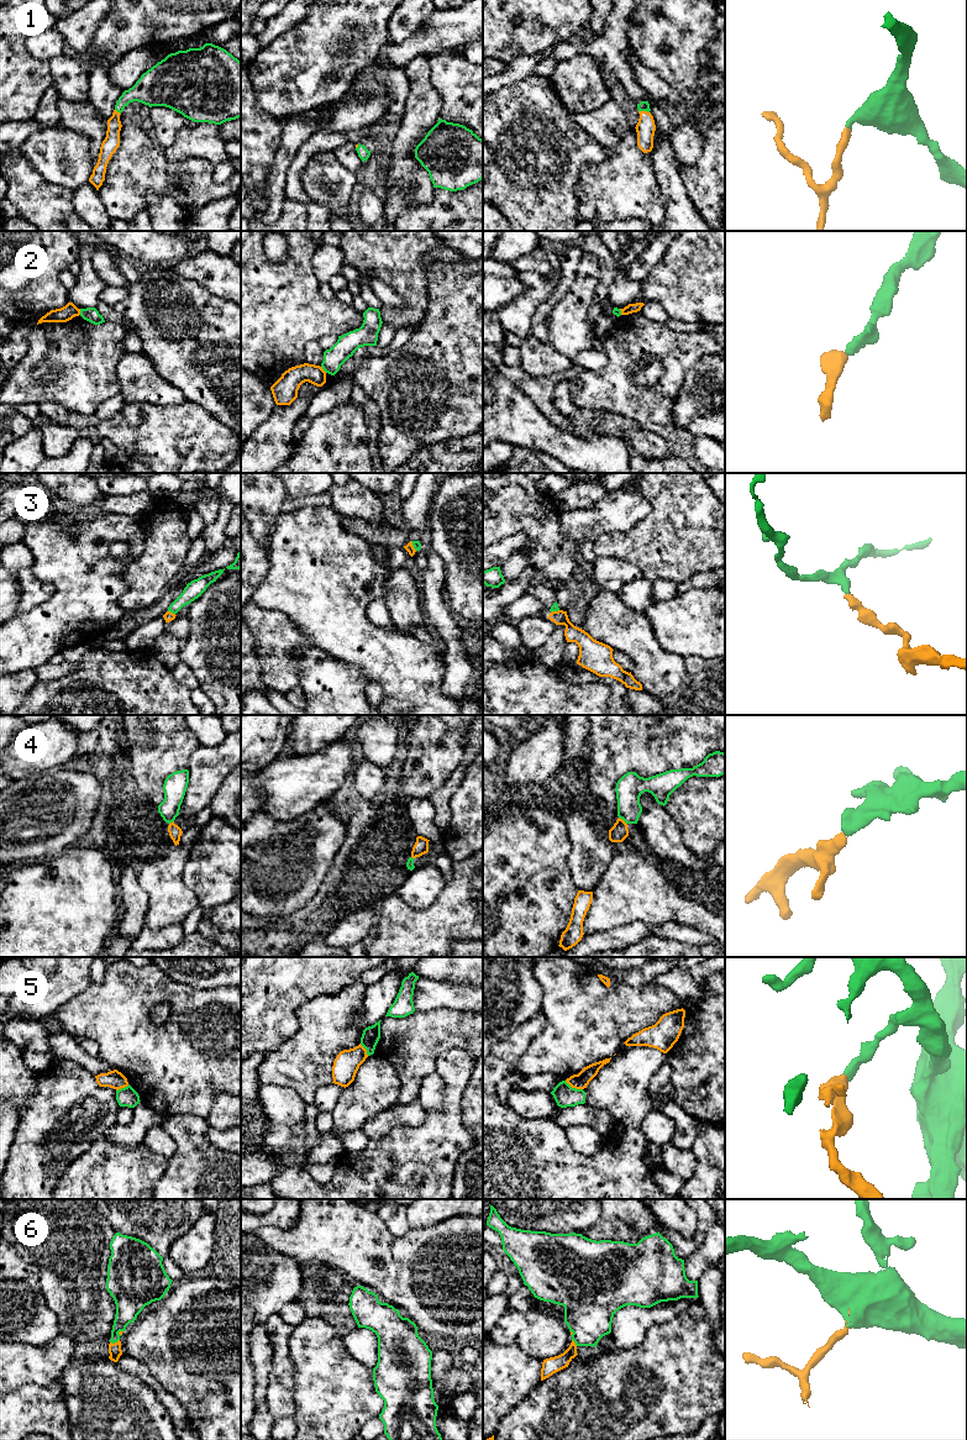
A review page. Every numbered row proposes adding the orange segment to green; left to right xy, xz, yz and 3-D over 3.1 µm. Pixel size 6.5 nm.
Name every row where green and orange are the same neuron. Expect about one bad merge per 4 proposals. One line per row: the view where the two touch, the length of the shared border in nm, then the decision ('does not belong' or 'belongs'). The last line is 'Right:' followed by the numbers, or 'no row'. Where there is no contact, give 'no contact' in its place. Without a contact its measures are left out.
1: yz | 70 nm | belongs
2: xz | 60 nm | does not belong
3: xy | 50 nm | does not belong
4: yz | 80 nm | belongs
5: yz | 130 nm | does not belong
6: xy | 70 nm | belongs
Right: 1, 4, 6

